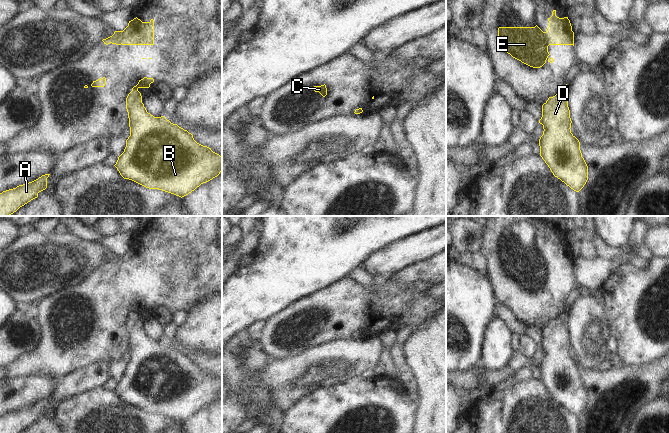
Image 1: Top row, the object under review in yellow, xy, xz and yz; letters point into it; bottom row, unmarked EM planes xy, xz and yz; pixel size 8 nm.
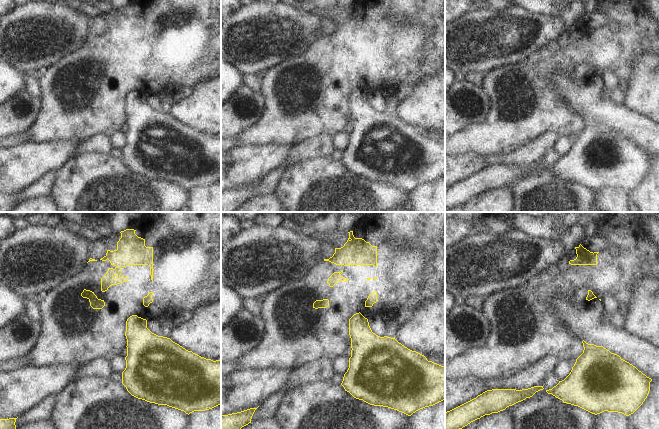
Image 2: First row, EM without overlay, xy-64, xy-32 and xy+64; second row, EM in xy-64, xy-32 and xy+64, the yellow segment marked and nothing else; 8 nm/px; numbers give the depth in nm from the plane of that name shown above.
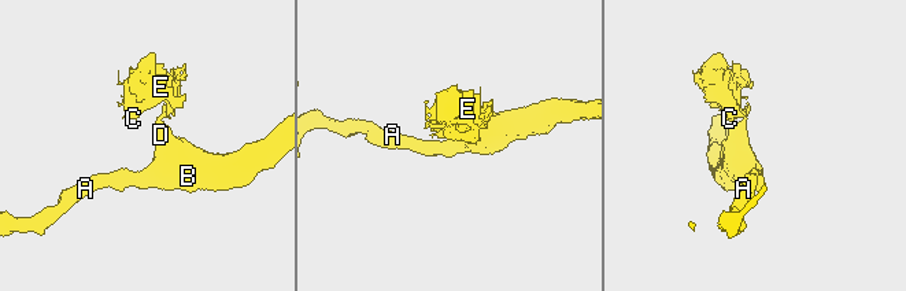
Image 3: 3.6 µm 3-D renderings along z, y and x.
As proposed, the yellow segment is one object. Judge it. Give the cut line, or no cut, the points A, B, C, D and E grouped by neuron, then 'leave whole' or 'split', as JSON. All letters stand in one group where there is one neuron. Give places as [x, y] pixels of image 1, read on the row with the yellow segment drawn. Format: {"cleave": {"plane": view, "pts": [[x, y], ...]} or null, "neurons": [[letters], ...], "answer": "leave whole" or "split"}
{"cleave": {"plane": "xy", "pts": [[137, 88], [132, 90]]}, "neurons": [["A", "B", "D"], ["C", "E"]], "answer": "split"}

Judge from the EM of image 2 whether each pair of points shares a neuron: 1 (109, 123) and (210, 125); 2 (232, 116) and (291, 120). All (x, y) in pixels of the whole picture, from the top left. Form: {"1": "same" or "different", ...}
{"1": "different", "2": "different"}

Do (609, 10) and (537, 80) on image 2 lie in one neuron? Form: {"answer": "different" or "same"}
{"answer": "same"}

